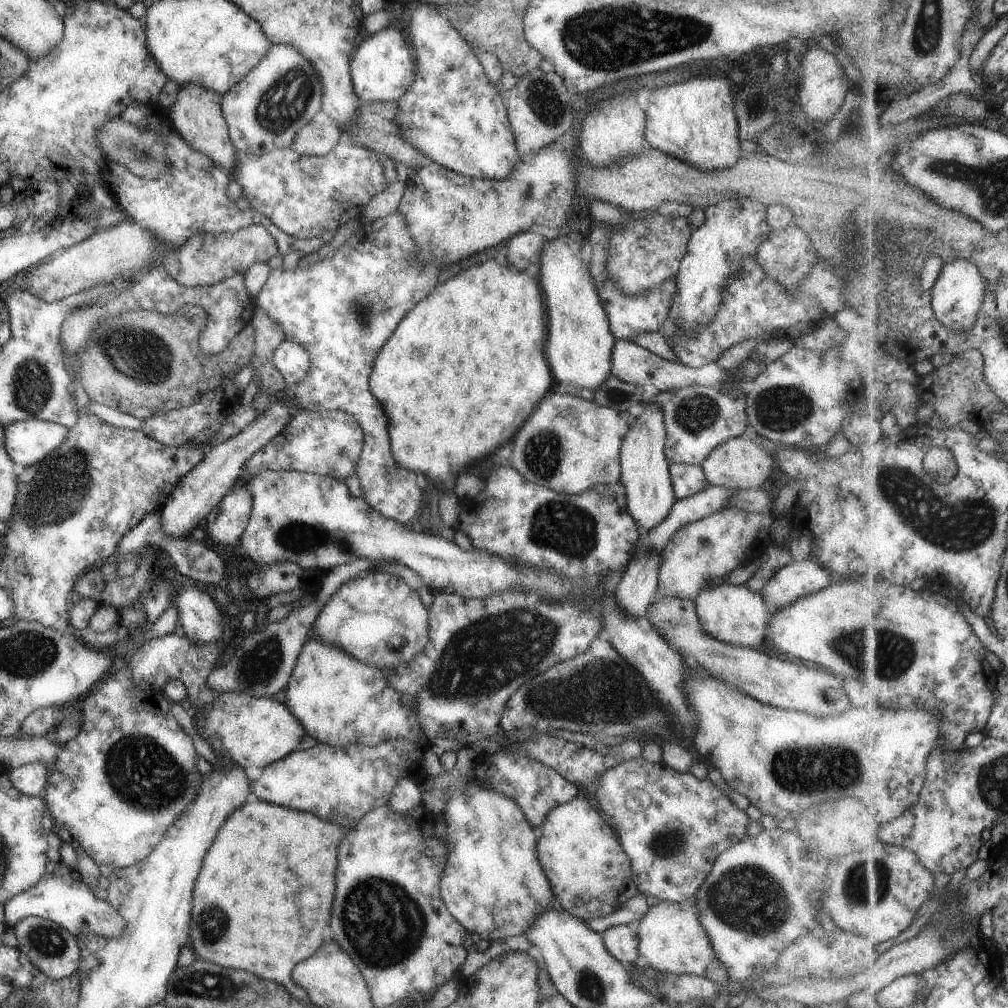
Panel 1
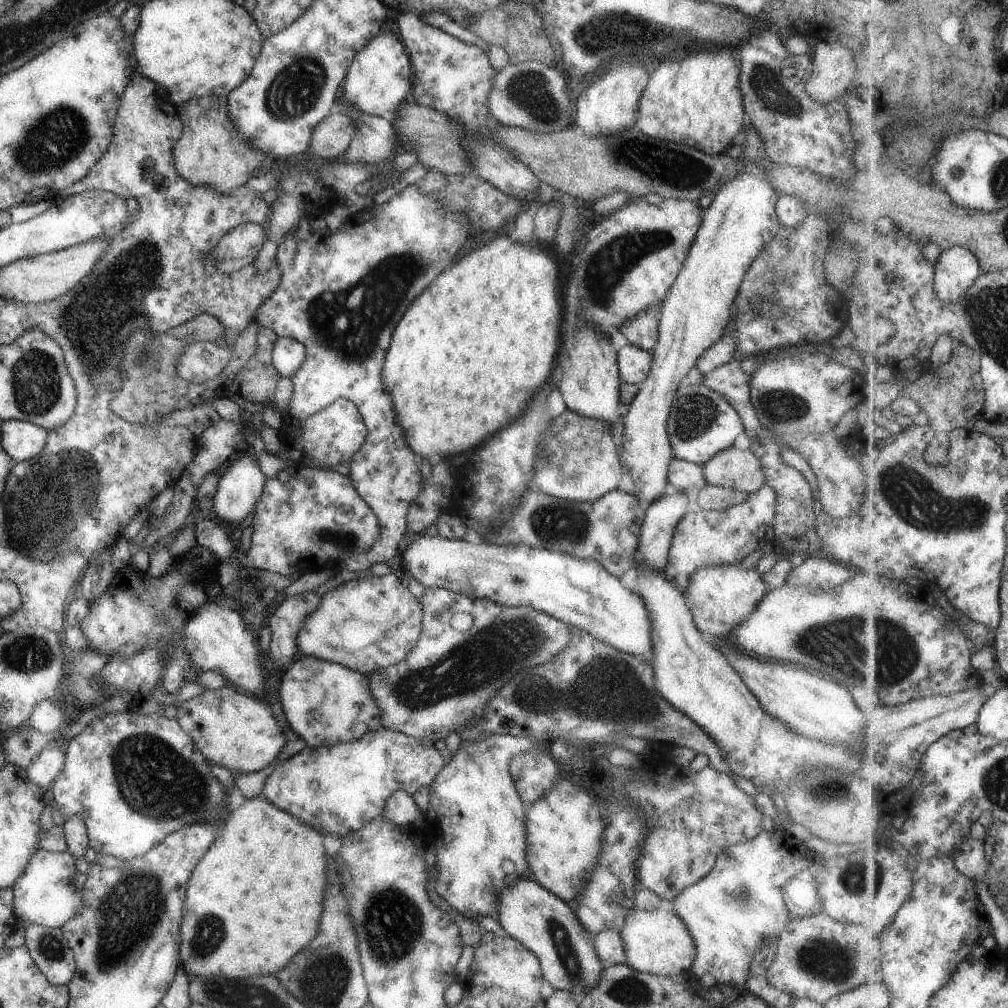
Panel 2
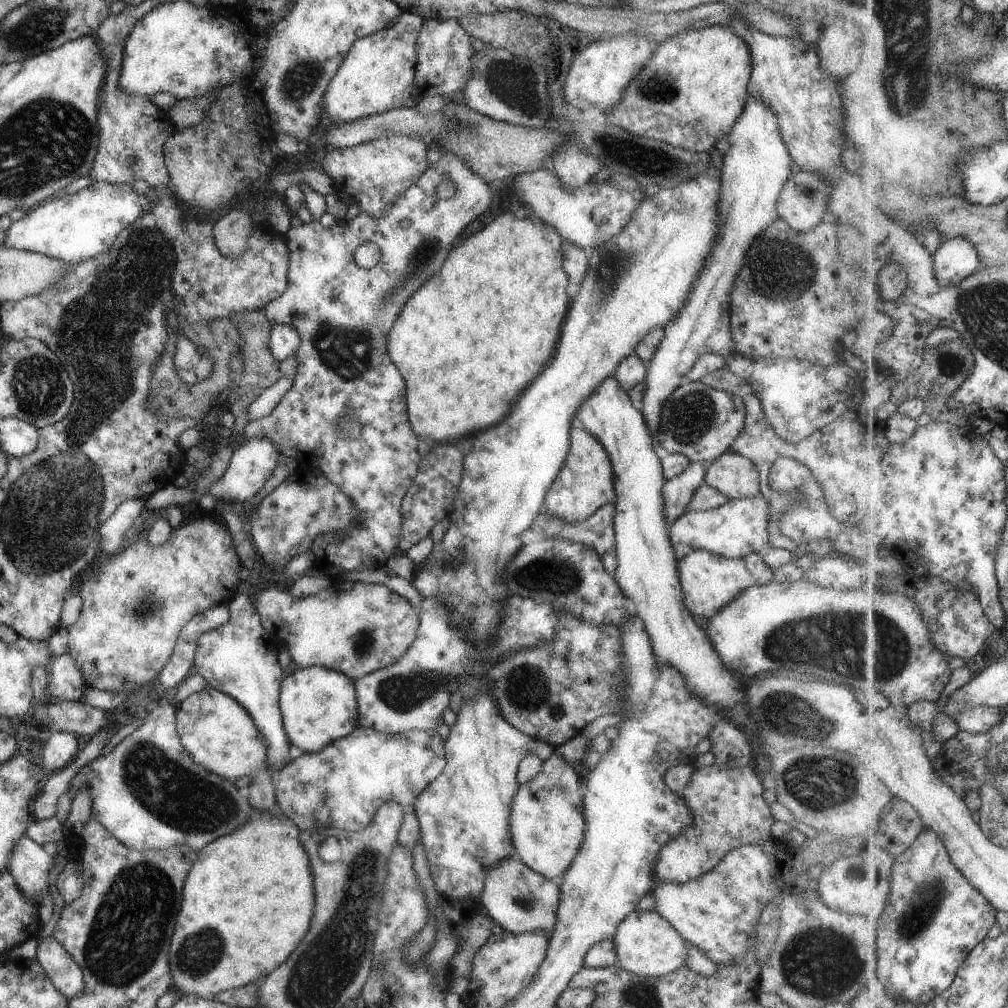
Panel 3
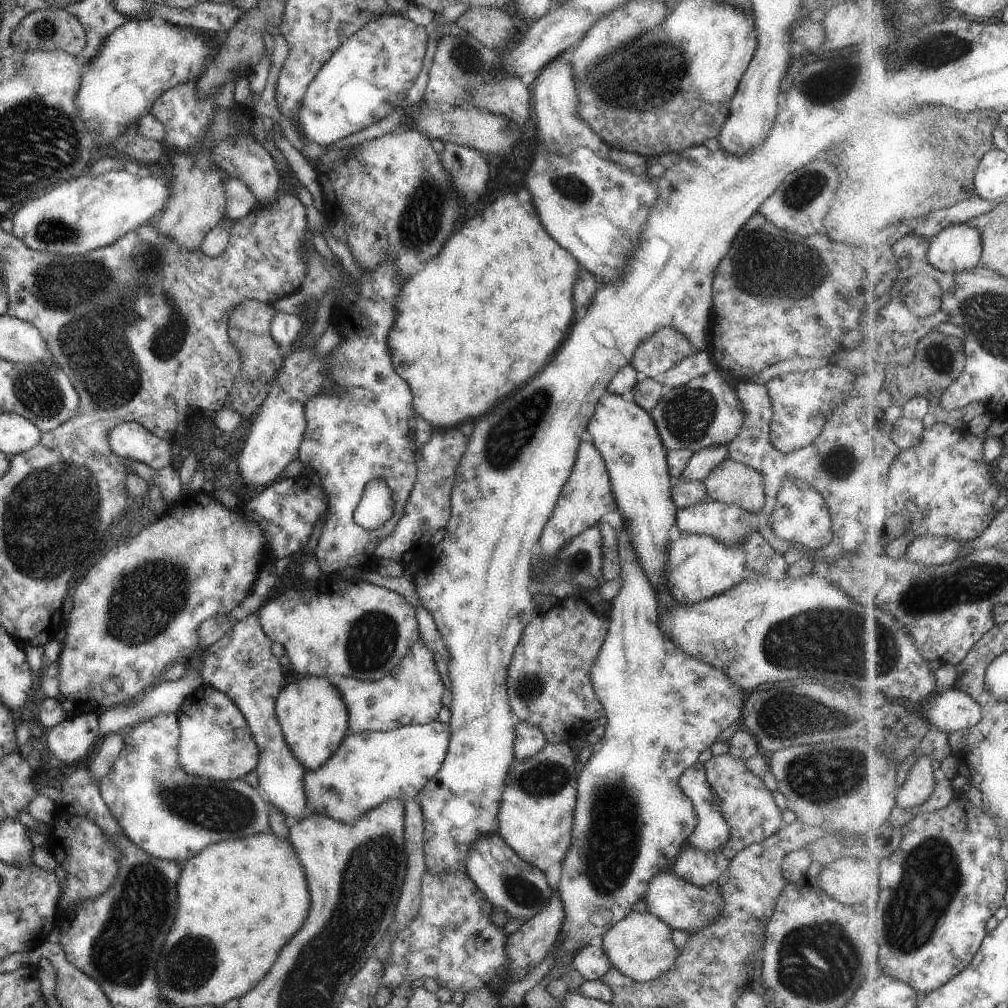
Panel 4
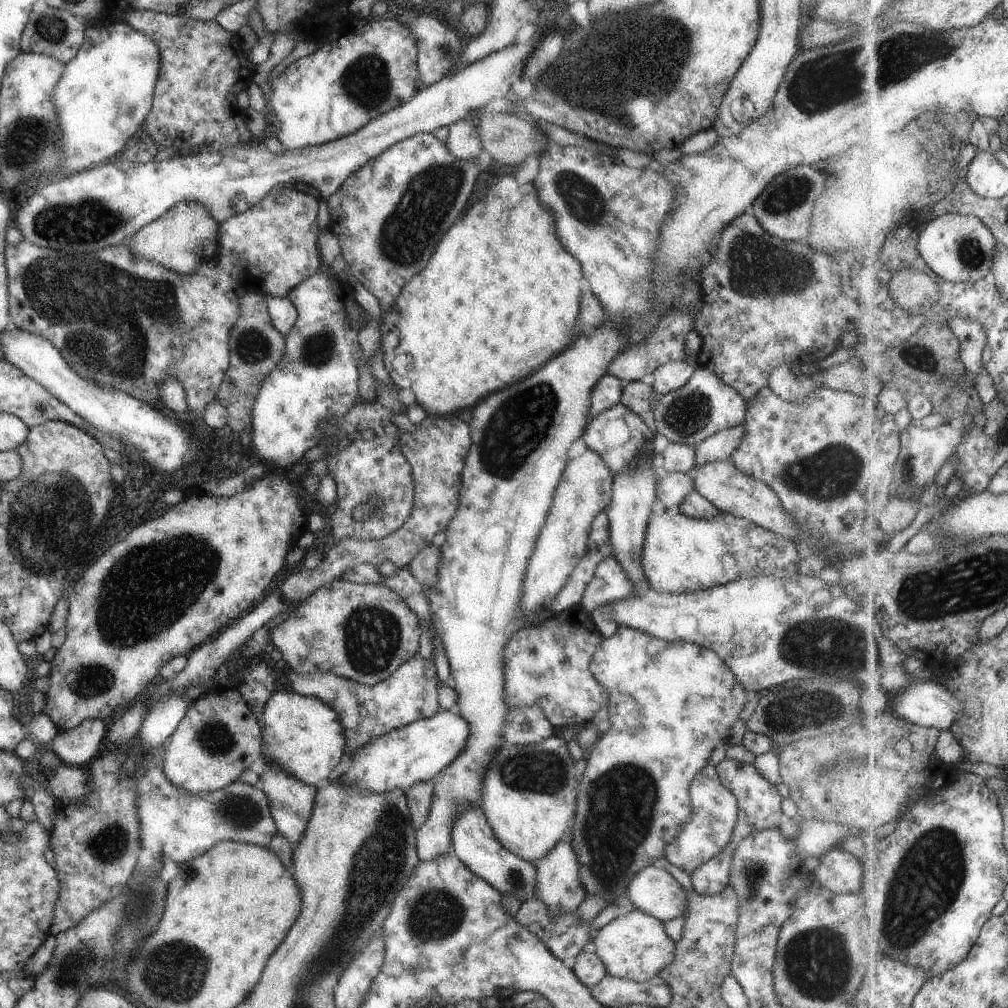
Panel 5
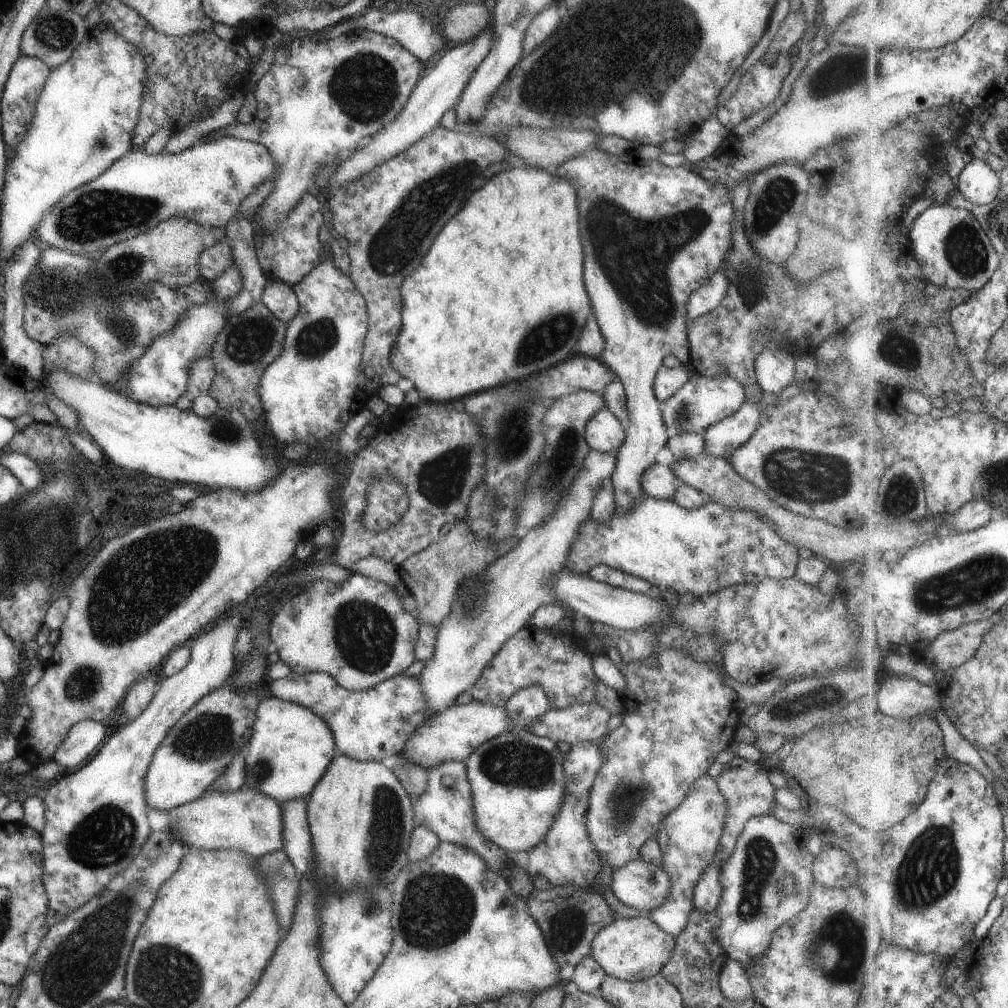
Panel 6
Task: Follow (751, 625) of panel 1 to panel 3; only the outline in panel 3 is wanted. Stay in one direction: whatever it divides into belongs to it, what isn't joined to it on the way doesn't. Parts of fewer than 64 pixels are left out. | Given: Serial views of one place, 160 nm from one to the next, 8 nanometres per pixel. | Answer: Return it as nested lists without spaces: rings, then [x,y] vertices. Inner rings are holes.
[[[704,550],[689,552],[676,561],[683,605],[693,616],[707,620],[715,612],[719,612],[723,606],[726,606],[727,602],[731,602],[741,590],[772,581],[773,568],[767,568],[763,555],[763,550],[753,550],[743,557],[729,559],[719,557],[717,554],[709,554]]]

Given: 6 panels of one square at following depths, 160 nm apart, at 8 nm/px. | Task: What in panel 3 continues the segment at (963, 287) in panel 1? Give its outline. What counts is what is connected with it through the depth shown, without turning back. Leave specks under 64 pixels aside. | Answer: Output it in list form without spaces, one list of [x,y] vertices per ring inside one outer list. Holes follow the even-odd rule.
[[[959,236],[947,239],[932,255],[934,270],[941,286],[959,286],[965,278],[970,278],[983,266],[978,247],[969,238]]]

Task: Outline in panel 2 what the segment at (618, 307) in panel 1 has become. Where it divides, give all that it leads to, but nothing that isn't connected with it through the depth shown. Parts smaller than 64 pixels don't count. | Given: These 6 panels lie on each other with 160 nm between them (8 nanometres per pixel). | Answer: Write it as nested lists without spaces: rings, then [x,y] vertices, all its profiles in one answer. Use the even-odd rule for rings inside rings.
[[[651,305],[642,313],[637,313],[630,318],[630,321],[620,328],[620,332],[625,336],[629,345],[651,352],[656,341],[658,318],[658,306]]]

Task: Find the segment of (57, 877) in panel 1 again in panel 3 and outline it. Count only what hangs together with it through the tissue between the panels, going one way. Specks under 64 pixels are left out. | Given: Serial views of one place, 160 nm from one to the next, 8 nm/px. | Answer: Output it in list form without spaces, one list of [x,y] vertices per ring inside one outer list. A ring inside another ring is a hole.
[[[19,836],[7,858],[6,870],[25,898],[39,903],[43,900],[50,860],[53,860],[50,848],[41,847],[27,836]]]

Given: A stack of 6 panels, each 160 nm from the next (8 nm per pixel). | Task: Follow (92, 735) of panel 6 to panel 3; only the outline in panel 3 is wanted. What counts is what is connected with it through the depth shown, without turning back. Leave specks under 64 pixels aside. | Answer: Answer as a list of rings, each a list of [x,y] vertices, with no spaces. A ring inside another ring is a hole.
[[[51,731],[43,744],[43,774],[53,774],[63,769],[77,754],[77,736],[71,732]]]

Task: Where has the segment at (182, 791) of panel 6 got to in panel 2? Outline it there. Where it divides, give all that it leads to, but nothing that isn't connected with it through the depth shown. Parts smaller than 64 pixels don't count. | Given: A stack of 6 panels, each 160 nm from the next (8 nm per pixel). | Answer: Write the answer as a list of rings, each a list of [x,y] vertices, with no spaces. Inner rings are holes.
[[[225,684],[218,689],[203,691],[196,697],[191,697],[177,705],[174,718],[179,728],[191,739],[195,750],[210,764],[217,764],[233,773],[252,773],[276,760],[282,749],[284,738],[277,719],[273,716],[268,704],[262,703],[256,697],[237,692],[233,687]]]

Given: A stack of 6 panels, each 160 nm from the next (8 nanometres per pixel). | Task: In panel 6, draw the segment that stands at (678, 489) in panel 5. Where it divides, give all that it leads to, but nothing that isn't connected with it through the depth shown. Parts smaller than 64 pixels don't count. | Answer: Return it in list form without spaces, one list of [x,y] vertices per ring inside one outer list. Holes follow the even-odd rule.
[[[651,464],[641,478],[641,487],[646,496],[660,500],[672,500],[680,482],[665,465]]]

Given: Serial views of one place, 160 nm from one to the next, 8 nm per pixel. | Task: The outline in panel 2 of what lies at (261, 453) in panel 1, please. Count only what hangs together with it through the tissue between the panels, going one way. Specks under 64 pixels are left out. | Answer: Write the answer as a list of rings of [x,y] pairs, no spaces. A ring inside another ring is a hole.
[[[338,398],[329,406],[307,417],[300,424],[298,439],[293,440],[290,446],[301,452],[303,459],[299,464],[329,469],[339,462],[347,463],[353,454],[359,450],[365,437],[366,428],[355,405],[350,400]]]

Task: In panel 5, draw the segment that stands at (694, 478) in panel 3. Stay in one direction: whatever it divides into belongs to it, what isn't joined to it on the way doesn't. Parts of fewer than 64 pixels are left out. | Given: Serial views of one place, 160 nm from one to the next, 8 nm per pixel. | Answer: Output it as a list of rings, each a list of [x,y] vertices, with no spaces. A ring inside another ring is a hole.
[[[742,424],[733,428],[723,429],[708,436],[705,440],[697,444],[697,446],[694,446],[695,458],[693,467],[728,459],[742,436]]]

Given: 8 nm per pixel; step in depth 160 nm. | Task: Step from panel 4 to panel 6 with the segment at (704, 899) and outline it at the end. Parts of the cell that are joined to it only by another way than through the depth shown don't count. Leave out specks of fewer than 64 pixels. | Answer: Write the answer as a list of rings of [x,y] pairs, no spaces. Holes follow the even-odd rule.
[[[639,858],[632,859],[625,862],[623,866],[613,869],[609,884],[609,890],[620,903],[626,907],[637,909],[642,915],[655,910],[655,906],[659,906],[667,898],[670,887],[671,880],[667,878],[667,874],[659,868],[659,865],[655,865],[653,862],[644,862]]]

